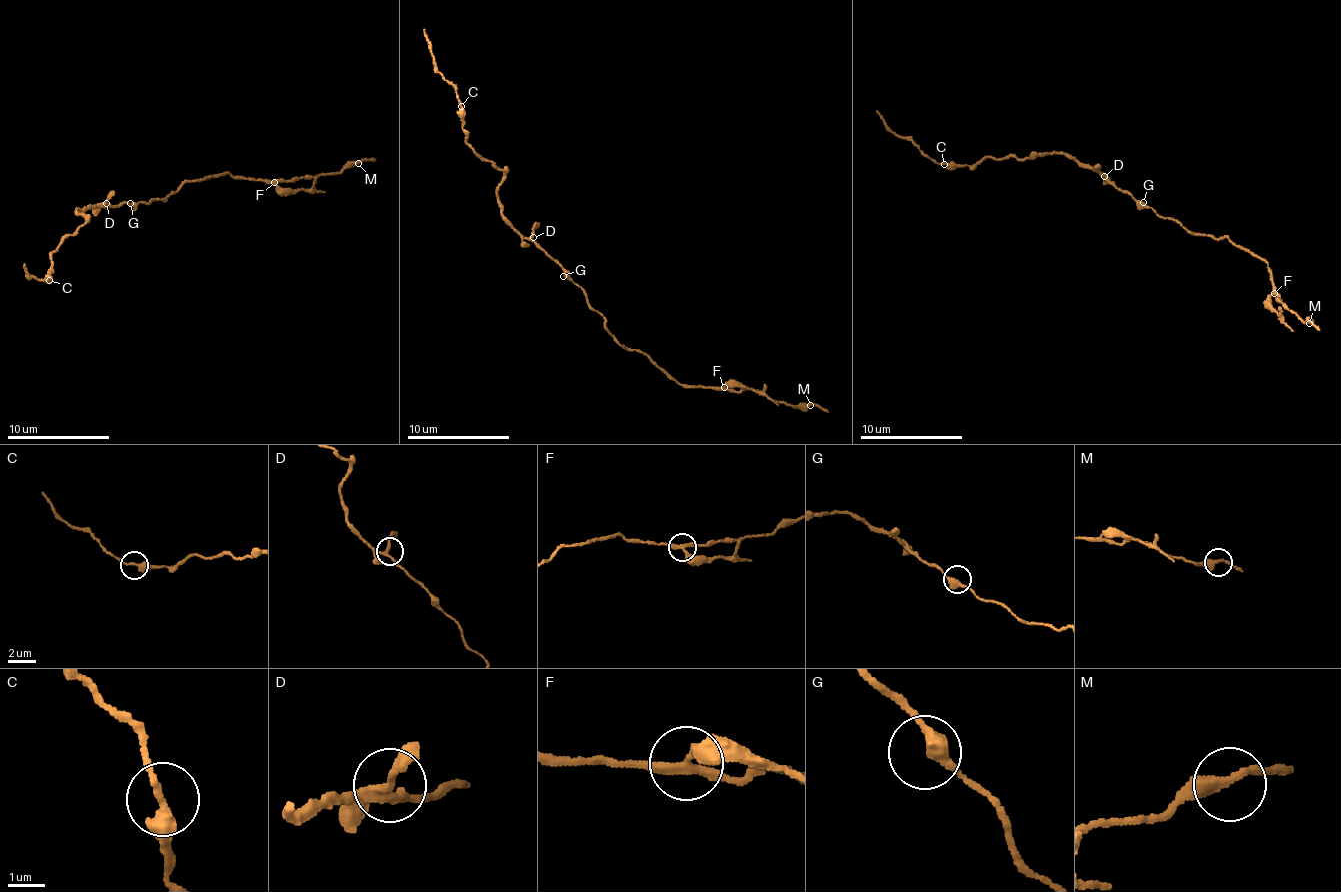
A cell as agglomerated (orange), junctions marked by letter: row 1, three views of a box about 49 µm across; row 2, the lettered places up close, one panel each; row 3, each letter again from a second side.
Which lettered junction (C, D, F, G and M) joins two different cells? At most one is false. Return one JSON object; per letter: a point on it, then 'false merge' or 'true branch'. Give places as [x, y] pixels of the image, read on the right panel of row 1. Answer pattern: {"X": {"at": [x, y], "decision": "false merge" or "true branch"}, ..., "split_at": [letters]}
{"C": {"at": [944, 164], "decision": "true branch"}, "D": {"at": [1104, 176], "decision": "true branch"}, "F": {"at": [1274, 293], "decision": "false merge"}, "G": {"at": [1143, 202], "decision": "true branch"}, "M": {"at": [1309, 323], "decision": "true branch"}, "split_at": ["F"]}

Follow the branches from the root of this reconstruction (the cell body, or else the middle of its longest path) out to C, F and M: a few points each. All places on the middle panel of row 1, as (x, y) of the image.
C: (566, 274), (502, 213), (497, 188), (504, 170), (465, 142), (461, 106)
F: (566, 274), (621, 344), (641, 351), (678, 383), (724, 388)
M: (566, 274), (606, 330), (678, 383), (752, 388), (778, 402), (810, 405)

